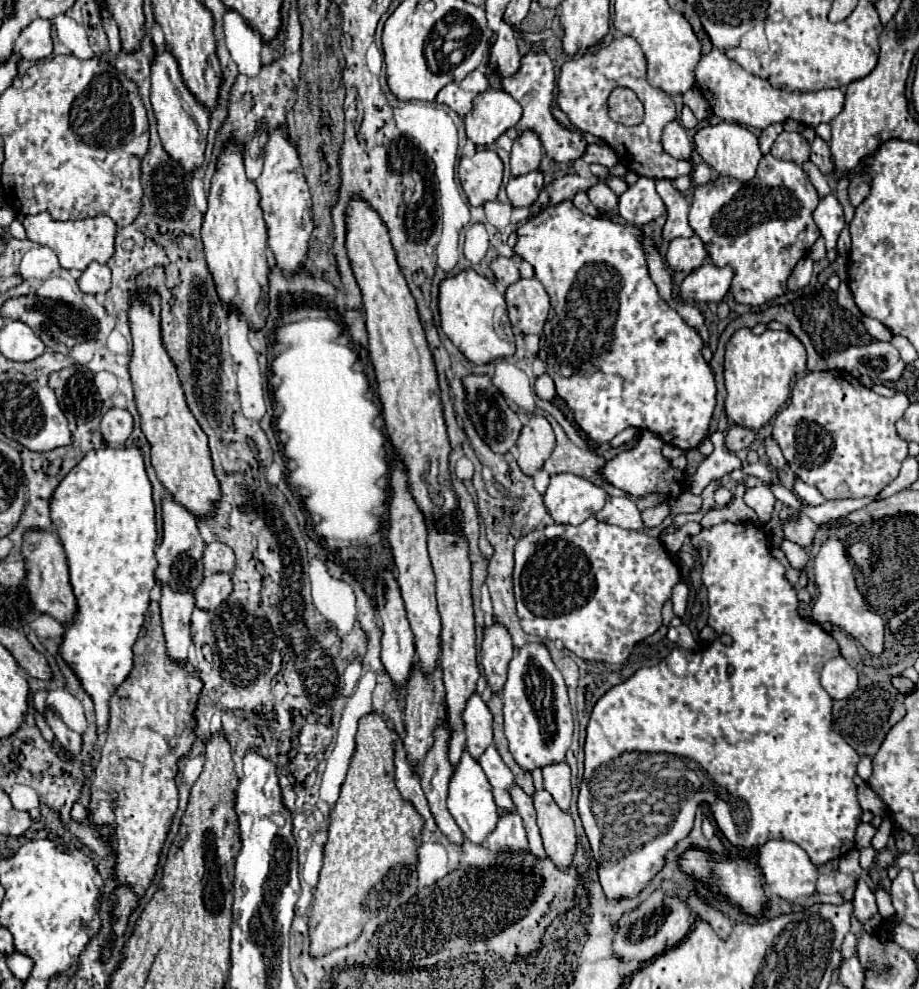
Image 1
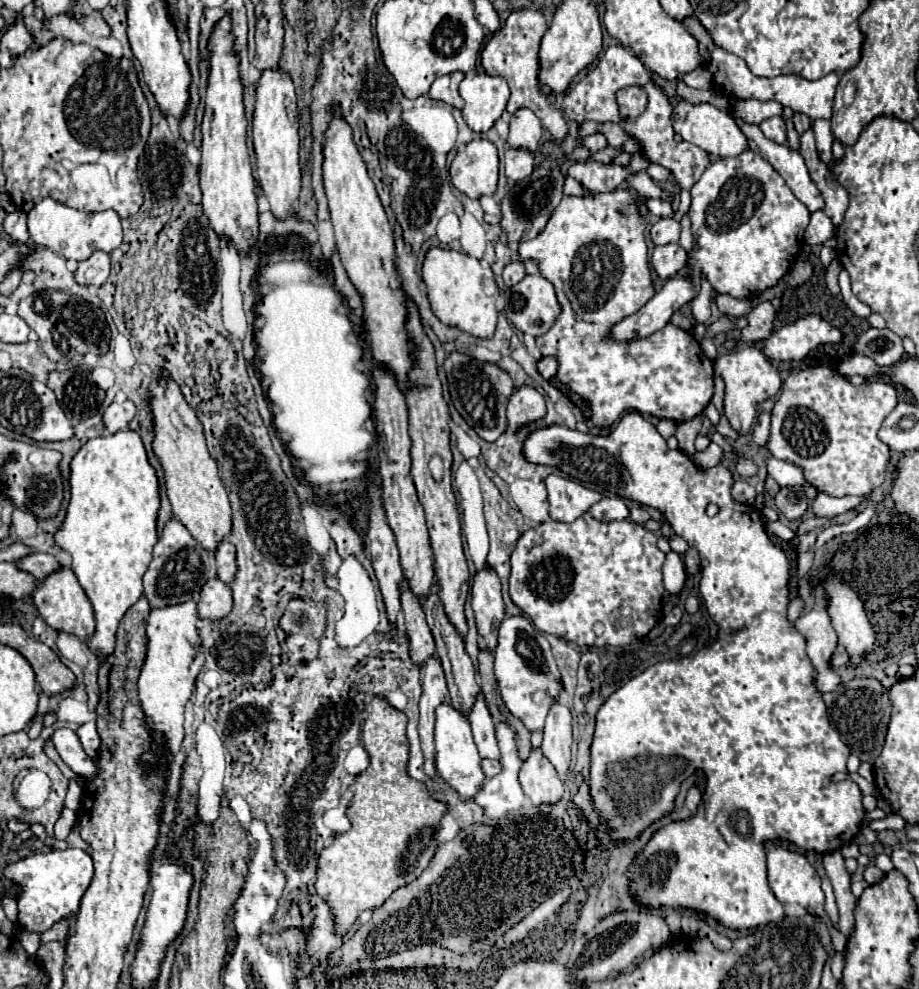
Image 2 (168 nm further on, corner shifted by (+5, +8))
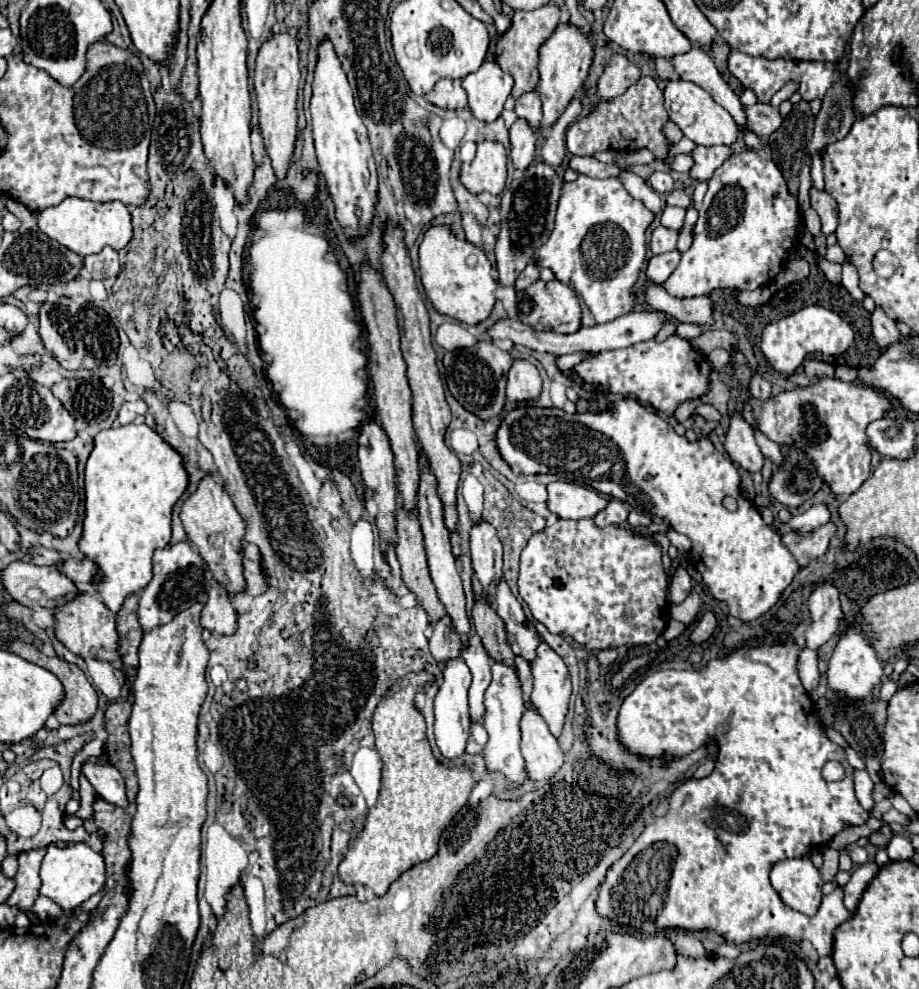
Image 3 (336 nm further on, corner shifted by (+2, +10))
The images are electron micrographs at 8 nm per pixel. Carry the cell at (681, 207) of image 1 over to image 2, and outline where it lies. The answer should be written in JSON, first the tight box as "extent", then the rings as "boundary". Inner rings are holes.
{"extent":[650,219,680,245],"boundary":[[[660,219],[650,229],[650,239],[654,245],[678,243],[678,237],[680,237],[680,223],[676,219]]]}

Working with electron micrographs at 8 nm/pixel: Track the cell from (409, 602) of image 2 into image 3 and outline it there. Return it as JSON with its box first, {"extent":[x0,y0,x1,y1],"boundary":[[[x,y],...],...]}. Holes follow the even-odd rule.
{"extent":[397,511,445,623],"boundary":[[[397,511],[397,559],[401,563],[401,577],[411,593],[415,593],[419,607],[425,609],[431,623],[437,623],[445,611],[435,595],[435,587],[429,577],[427,557],[423,549],[423,533],[417,519],[411,519],[407,511]]]}

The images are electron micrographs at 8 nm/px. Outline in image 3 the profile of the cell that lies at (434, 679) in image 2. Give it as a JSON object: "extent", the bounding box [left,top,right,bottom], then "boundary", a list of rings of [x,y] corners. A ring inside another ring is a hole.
{"extent":[429,617,461,667],"boundary":[[[443,617],[439,623],[433,627],[433,635],[429,639],[429,651],[437,663],[447,667],[447,663],[455,657],[461,655],[459,649],[459,635],[451,631],[451,619]]]}

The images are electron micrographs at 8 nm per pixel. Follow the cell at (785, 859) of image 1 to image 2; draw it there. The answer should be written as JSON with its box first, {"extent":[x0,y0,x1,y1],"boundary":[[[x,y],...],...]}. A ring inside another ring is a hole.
{"extent":[768,847,847,954],"boundary":[[[782,847],[770,849],[770,851],[768,851],[768,883],[770,883],[772,893],[776,895],[776,899],[778,899],[782,905],[798,903],[798,905],[802,905],[804,909],[808,909],[810,913],[823,916],[829,926],[833,948],[835,951],[845,954],[847,938],[839,930],[834,928],[830,919],[826,916],[824,911],[824,893],[822,893],[822,889],[820,889],[820,877],[818,877],[818,873],[814,871],[814,867],[806,861],[804,855],[794,853],[794,851],[788,851],[788,849],[782,849]]]}

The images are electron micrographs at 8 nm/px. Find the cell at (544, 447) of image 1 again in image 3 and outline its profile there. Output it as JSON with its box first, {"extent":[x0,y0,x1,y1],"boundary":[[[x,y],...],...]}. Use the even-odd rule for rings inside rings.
{"extent":[507,359,541,403],"boundary":[[[515,359],[507,373],[507,399],[513,403],[535,401],[541,393],[541,377],[535,365]]]}

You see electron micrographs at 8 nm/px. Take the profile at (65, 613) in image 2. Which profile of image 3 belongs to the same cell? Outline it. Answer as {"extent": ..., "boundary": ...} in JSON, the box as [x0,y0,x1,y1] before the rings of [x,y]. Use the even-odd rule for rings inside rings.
{"extent":[55,593,117,661],"boundary":[[[79,593],[69,603],[63,603],[55,609],[55,637],[79,657],[95,657],[101,661],[117,661],[117,631],[115,615],[107,611],[103,601],[91,593]]]}

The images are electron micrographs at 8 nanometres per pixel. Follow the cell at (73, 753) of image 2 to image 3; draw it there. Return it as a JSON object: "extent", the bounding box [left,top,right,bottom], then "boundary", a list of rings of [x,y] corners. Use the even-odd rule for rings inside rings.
{"extent":[81,763,127,807],"boundary":[[[83,763],[81,771],[89,779],[89,783],[95,787],[95,791],[99,793],[99,797],[103,797],[109,803],[115,803],[119,807],[127,805],[123,777],[121,777],[121,773],[113,765]]]}

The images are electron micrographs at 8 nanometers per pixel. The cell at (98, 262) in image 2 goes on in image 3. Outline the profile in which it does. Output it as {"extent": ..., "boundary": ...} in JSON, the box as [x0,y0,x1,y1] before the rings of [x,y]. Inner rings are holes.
{"extent":[83,247,121,281],"boundary":[[[103,247],[101,253],[85,257],[83,267],[91,275],[91,279],[97,279],[97,281],[107,279],[107,277],[115,277],[121,269],[119,259],[117,259],[117,251],[111,247]]]}

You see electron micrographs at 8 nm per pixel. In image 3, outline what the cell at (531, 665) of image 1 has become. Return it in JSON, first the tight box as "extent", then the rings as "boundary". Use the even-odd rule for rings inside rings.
{"extent":[495,579,541,663],"boundary":[[[505,579],[497,587],[495,611],[505,623],[507,643],[513,655],[521,655],[527,663],[533,663],[537,659],[537,647],[541,645],[541,637],[535,625],[525,617],[521,603],[511,595]]]}

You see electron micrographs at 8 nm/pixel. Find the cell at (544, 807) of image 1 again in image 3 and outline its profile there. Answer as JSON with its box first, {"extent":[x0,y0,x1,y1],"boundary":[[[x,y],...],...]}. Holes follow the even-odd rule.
{"extent":[521,711,565,781],"boundary":[[[525,711],[521,719],[521,737],[521,753],[527,763],[529,779],[547,781],[557,775],[565,755],[537,711]]]}

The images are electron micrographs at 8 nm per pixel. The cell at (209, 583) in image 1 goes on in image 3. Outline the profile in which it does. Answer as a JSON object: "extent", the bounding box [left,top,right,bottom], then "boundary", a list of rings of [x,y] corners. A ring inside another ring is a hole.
{"extent":[201,585,237,635],"boundary":[[[223,585],[211,587],[209,599],[201,611],[201,625],[203,625],[203,629],[209,629],[219,635],[235,633],[237,611]]]}

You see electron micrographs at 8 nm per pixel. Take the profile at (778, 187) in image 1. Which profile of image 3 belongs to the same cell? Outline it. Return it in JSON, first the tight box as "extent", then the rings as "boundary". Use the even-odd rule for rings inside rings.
{"extent":[665,151,801,297],"boundary":[[[743,151],[731,155],[711,177],[703,205],[699,207],[699,219],[693,229],[693,245],[681,255],[679,267],[665,283],[669,295],[697,297],[707,295],[713,289],[757,289],[775,279],[785,267],[791,251],[799,245],[801,211],[797,195],[789,193],[787,181],[773,159],[761,157],[757,151]]]}

